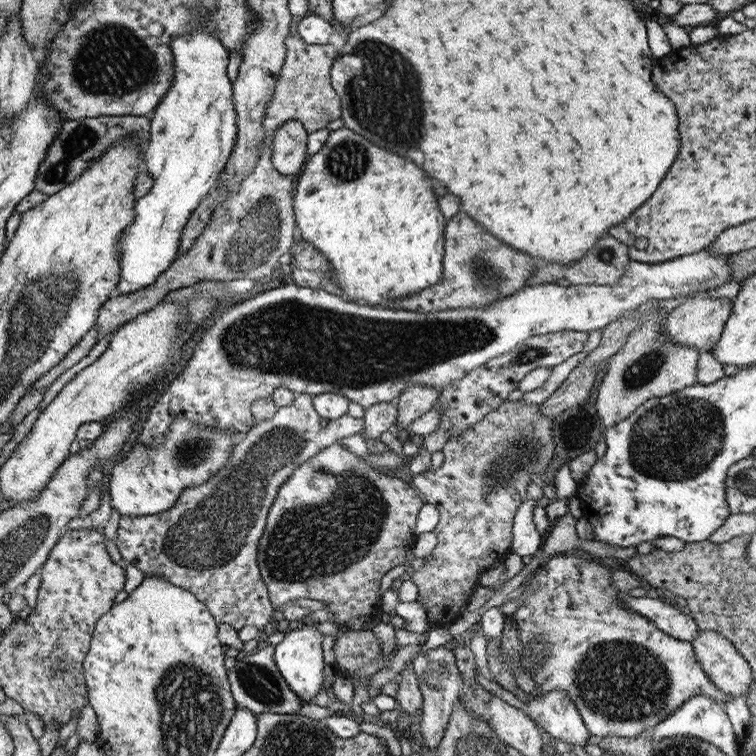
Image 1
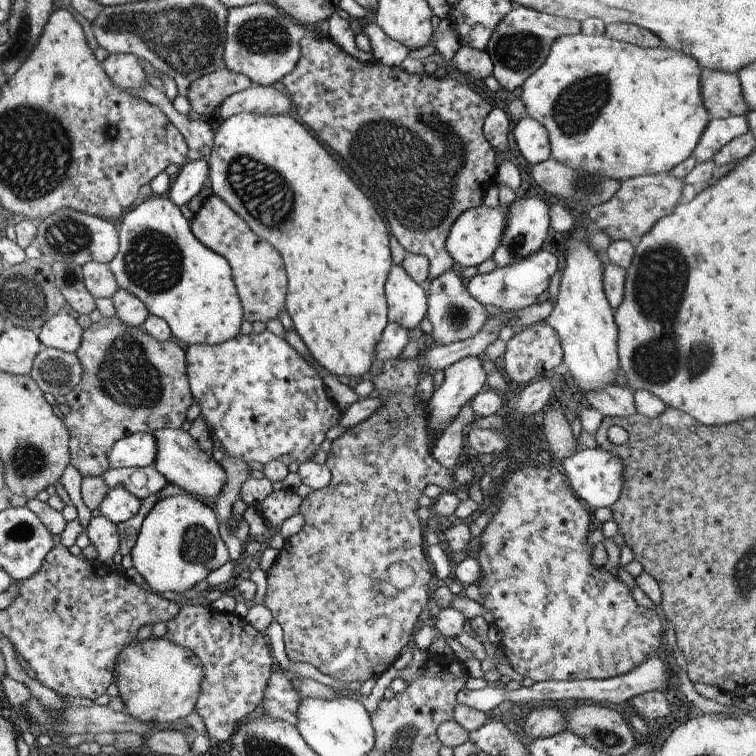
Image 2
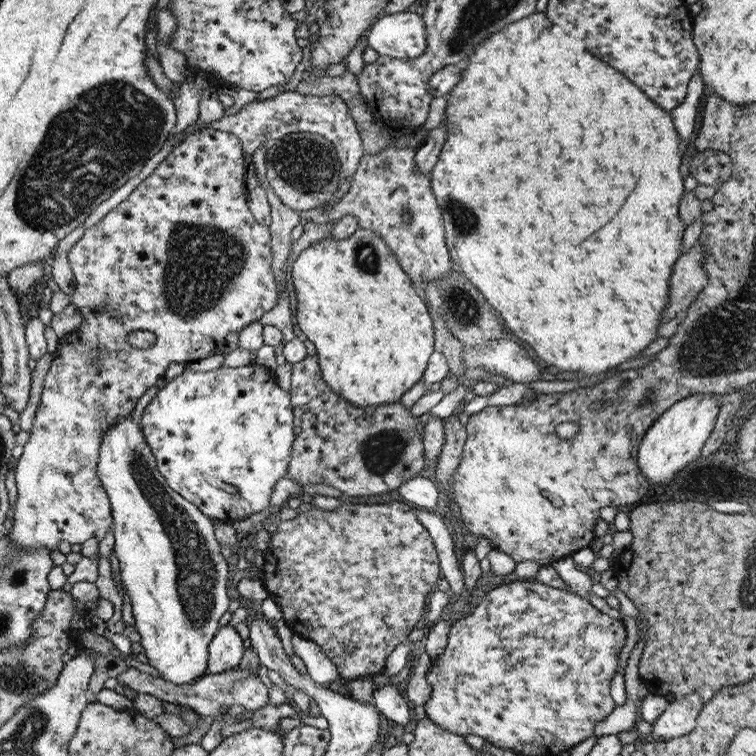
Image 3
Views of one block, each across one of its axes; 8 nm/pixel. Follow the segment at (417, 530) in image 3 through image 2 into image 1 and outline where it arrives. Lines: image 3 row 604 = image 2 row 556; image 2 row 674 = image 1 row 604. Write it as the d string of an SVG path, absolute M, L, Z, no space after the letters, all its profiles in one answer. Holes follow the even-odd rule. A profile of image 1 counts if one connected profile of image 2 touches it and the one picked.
M341 443L330 444L327 448L323 448L313 457L307 459L305 463L299 464L291 472L291 475L287 477L287 480L284 480L283 484L279 486L274 502L267 513L263 534L257 544L256 562L261 580L265 583L271 606L287 606L291 602L299 600L299 598L311 598L326 602L327 607L325 609L336 614L332 620L337 623L342 624L357 618L357 616L373 616L375 611L379 610L381 596L377 595L377 589L379 588L381 576L385 575L393 567L401 565L405 559L405 552L413 547L416 540L413 528L418 525L419 514L423 504L425 503L416 493L416 490L410 488L409 484L405 484L405 482L396 477L379 474L375 468L367 466L363 460L359 460L357 455L347 452L341 446Z

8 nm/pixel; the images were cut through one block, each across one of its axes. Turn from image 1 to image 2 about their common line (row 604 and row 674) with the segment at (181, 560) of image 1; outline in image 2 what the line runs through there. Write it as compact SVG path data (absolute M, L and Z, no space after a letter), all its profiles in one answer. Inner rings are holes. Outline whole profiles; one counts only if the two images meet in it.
M182 603L177 614L166 622L165 637L191 650L201 661L204 677L194 710L205 725L212 743L225 742L239 723L259 710L275 661L264 634L234 613L221 613L211 607Z

